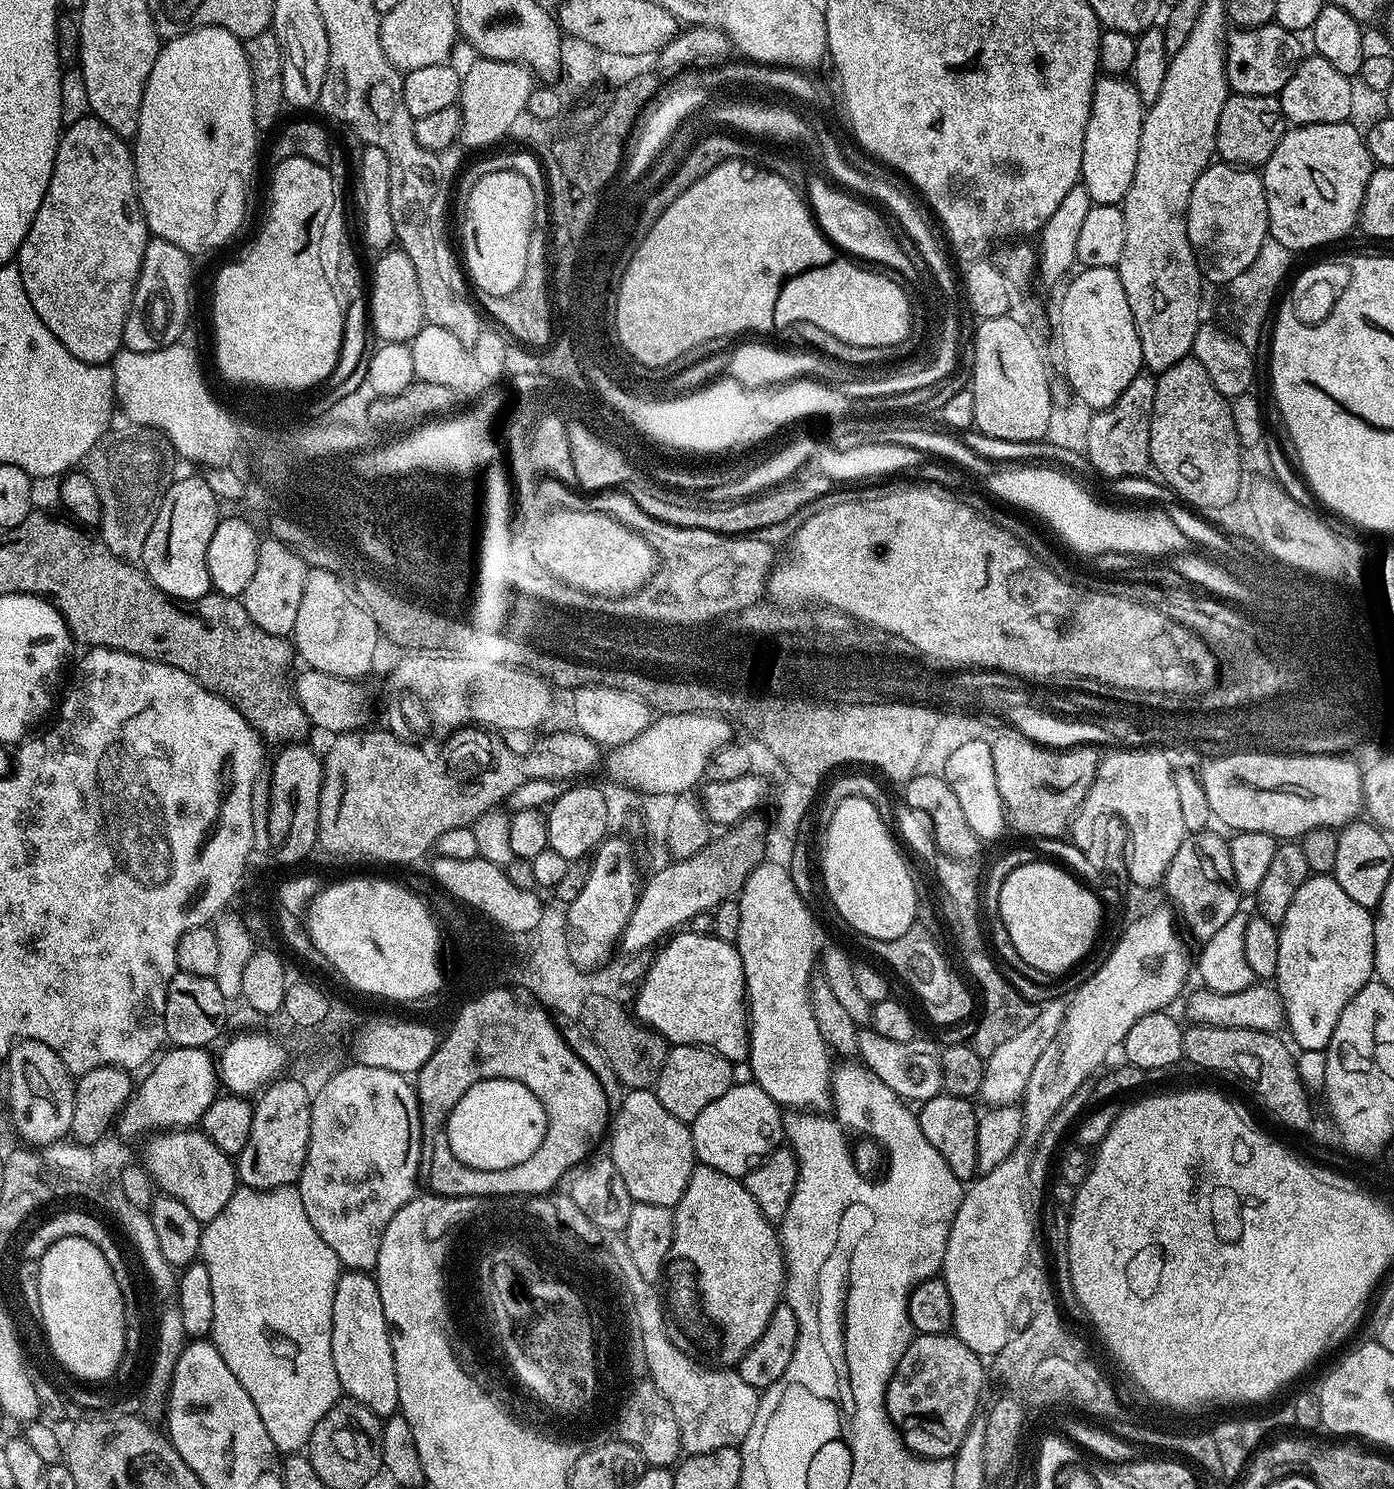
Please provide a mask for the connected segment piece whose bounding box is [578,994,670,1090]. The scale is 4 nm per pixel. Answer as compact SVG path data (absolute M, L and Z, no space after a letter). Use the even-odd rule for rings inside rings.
M594 994L583 997L578 1004L580 1025L598 1046L598 1050L602 1050L602 1054L606 1054L606 1062L610 1062L610 1066L614 1066L614 1074L618 1074L625 1089L651 1089L666 1062L670 1045L654 1029L641 1024L635 1015L629 1009L627 1012L617 1000L615 995Z

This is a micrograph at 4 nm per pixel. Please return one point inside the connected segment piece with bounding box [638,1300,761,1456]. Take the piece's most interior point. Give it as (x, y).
(715, 1409)

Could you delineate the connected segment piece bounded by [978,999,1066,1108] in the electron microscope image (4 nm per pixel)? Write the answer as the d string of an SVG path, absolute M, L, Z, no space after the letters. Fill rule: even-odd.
M1063 999L1051 1000L1039 1005L1030 1026L1025 1026L1014 1034L1014 1038L1006 1038L1002 1046L994 1050L994 1054L986 1057L984 1062L984 1077L978 1093L979 1099L985 1100L985 1105L993 1108L1001 1108L1007 1104L1015 1105L1021 1099L1026 1090L1026 1082L1030 1082L1030 1074L1034 1070L1034 1062L1042 1058L1042 1050L1050 1046L1054 1034L1060 1029L1060 1023L1064 1021L1066 1004Z

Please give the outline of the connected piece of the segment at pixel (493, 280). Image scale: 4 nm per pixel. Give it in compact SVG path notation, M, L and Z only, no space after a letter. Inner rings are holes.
M488 172L475 182L464 204L464 229L460 232L460 244L464 247L462 264L467 279L473 285L476 283L484 296L505 296L515 290L518 282L522 282L522 274L526 274L526 249L534 222L534 193L530 190L530 182L517 172Z

